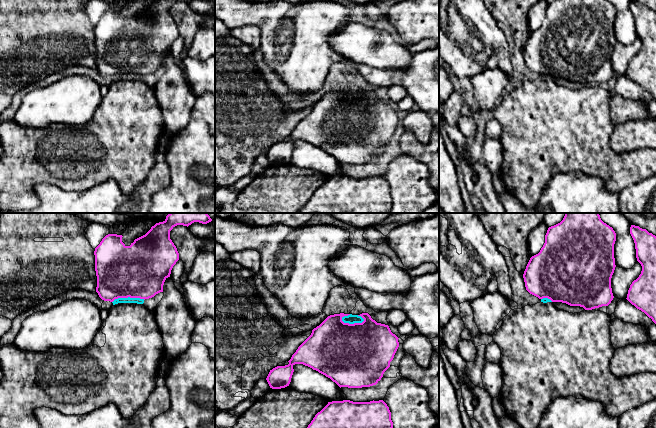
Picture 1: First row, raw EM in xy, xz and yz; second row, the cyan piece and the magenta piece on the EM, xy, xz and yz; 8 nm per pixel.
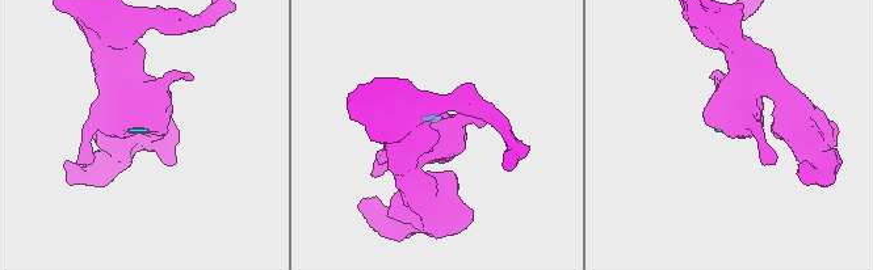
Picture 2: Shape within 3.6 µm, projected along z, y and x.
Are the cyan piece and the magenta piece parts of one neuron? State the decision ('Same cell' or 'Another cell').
Another cell

